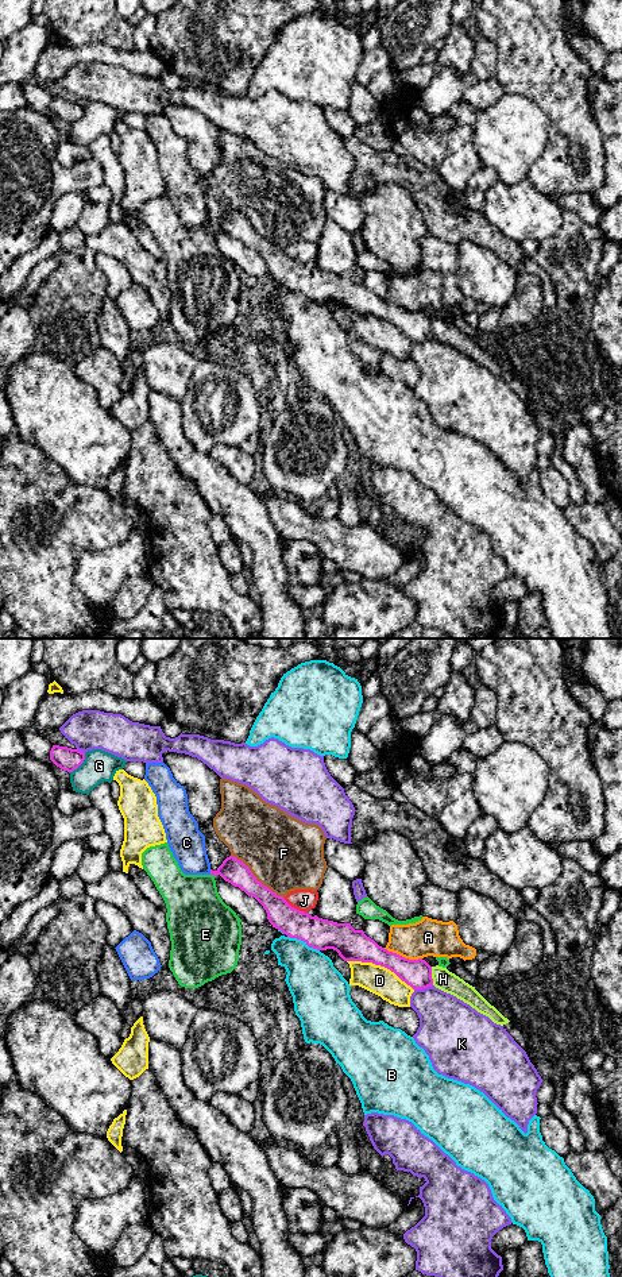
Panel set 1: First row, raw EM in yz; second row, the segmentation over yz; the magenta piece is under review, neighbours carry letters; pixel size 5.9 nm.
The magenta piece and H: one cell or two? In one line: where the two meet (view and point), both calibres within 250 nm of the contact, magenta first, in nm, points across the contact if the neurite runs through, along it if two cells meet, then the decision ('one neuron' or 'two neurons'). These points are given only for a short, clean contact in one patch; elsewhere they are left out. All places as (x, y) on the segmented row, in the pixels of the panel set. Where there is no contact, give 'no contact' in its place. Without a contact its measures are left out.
contact yz (431, 976); calibres 170 and 120 nm; way yz (417, 973), (431, 976), (443, 979); one neuron

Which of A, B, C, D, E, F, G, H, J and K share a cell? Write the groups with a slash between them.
A / B / C / D / E / F / G / H / J / K

